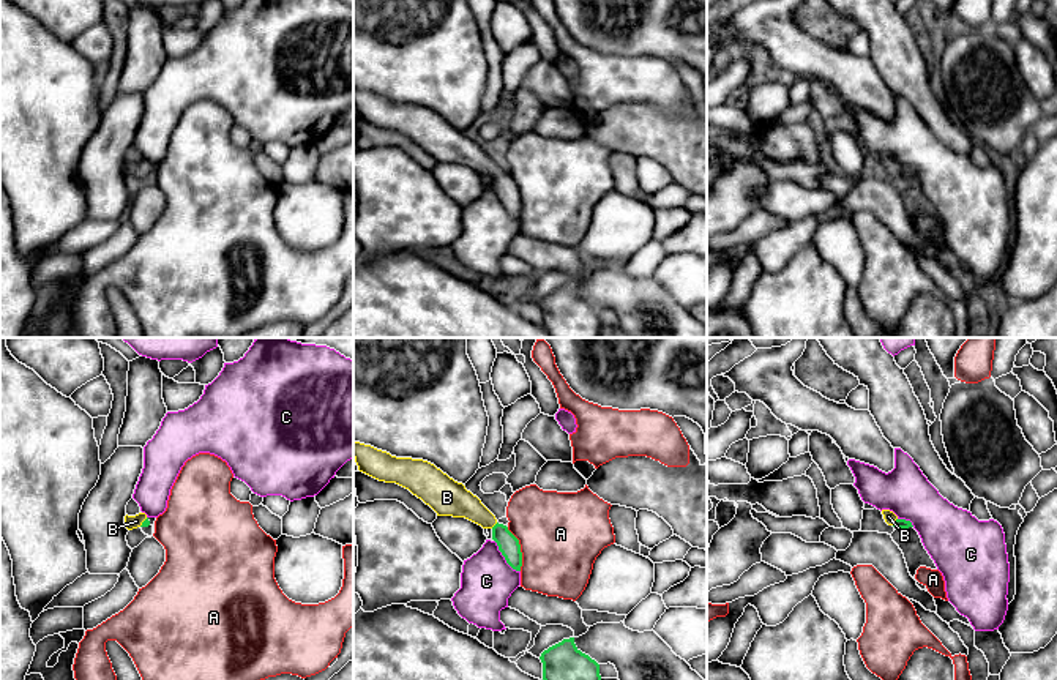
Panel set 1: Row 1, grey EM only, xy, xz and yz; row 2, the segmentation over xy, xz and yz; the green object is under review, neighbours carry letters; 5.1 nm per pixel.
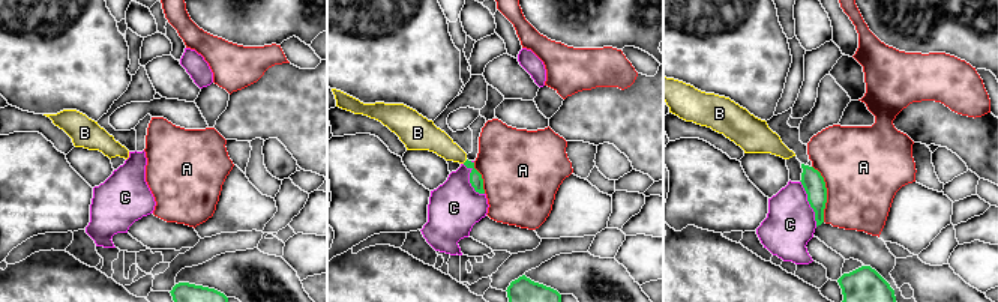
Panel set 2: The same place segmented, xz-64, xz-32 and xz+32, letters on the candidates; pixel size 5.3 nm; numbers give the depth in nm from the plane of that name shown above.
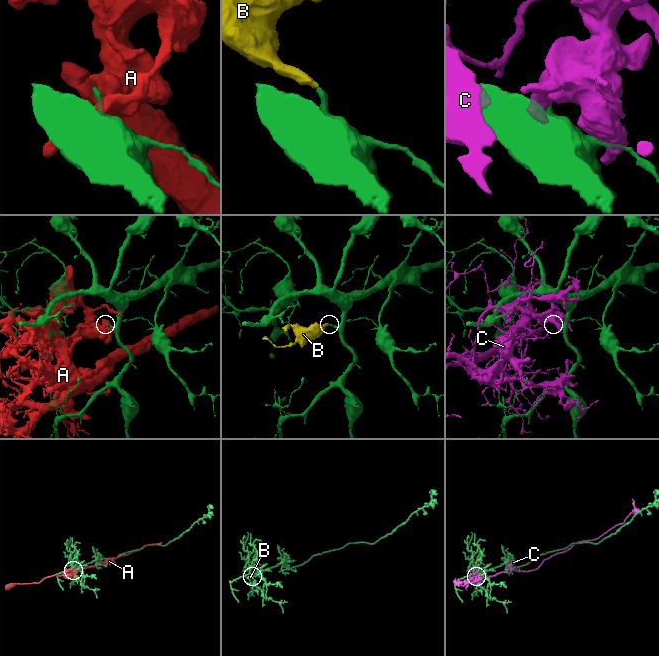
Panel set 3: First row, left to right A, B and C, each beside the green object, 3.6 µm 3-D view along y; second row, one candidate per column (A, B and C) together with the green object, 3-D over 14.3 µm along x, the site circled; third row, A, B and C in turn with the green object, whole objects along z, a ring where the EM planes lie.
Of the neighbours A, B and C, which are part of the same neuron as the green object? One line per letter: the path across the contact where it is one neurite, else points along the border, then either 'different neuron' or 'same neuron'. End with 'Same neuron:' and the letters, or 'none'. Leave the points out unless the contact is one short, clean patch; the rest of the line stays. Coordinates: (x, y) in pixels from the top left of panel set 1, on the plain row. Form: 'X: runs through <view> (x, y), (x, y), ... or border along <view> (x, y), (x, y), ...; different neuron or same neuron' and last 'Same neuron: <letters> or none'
A: different neuron
B: runs through yz (898, 171), (895, 168), (888, 163); same neuron
C: different neuron
Same neuron: B

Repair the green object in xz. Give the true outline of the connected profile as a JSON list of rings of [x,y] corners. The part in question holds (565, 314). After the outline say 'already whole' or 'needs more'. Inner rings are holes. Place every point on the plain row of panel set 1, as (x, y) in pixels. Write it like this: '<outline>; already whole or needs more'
[[[574,284],[549,293],[540,303],[543,327],[551,338],[599,338],[599,311],[582,300]]]; already whole

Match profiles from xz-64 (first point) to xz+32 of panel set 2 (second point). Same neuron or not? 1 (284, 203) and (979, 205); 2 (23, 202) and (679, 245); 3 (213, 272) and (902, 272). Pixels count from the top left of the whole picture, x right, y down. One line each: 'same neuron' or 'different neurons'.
1: same neuron
2: different neurons
3: same neuron

